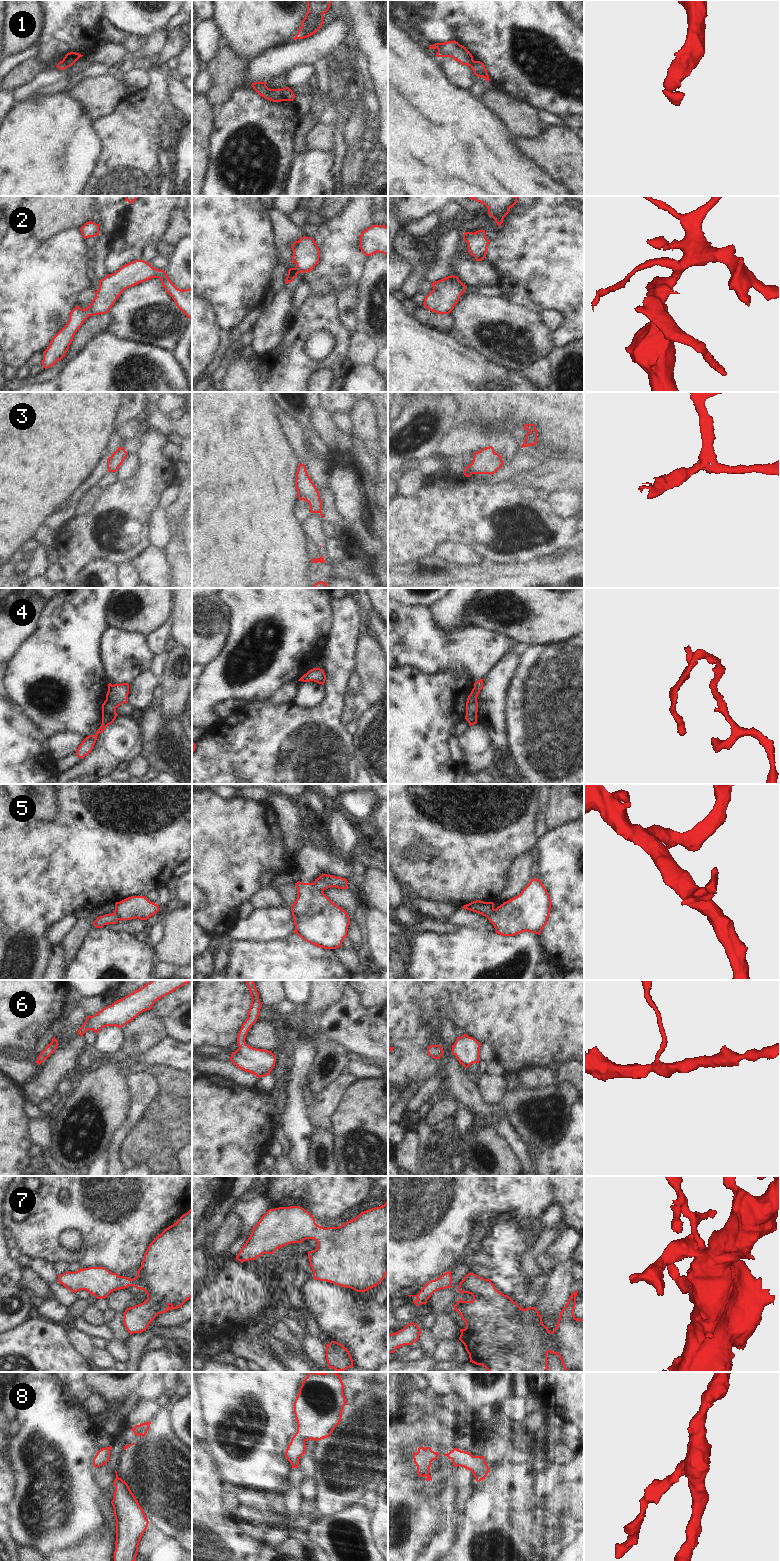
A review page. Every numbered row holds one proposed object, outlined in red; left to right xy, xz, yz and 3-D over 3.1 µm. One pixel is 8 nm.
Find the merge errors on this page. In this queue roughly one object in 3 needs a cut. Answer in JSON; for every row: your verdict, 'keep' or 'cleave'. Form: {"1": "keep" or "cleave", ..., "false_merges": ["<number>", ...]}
{"1": "cleave", "2": "keep", "3": "keep", "4": "keep", "5": "cleave", "6": "keep", "7": "keep", "8": "keep", "false_merges": ["1", "5"]}

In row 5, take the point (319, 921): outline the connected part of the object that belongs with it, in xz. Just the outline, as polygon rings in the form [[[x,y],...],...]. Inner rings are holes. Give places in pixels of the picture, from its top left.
[[[295,883],[297,888],[297,899],[291,905],[295,930],[303,940],[324,949],[336,949],[342,945],[347,937],[347,928],[350,918],[345,910],[333,903],[323,891],[317,889],[314,883]]]

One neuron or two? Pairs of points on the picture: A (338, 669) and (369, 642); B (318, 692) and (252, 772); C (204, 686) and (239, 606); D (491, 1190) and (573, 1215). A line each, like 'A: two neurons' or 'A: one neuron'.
A: two neurons
B: two neurons
C: one neuron
D: one neuron

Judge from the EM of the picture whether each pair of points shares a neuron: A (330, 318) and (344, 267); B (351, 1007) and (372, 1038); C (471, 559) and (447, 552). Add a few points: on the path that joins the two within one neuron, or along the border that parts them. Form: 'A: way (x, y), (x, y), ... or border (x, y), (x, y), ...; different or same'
A: border (337, 291), (316, 292), (314, 294); different
B: way (357, 1015), (363, 1021), (363, 1026), (367, 1030); same
C: way (465, 555), (453, 553); same

